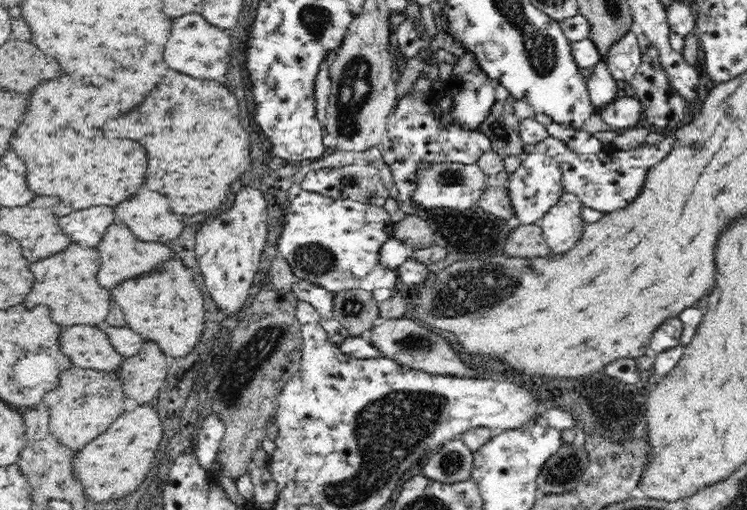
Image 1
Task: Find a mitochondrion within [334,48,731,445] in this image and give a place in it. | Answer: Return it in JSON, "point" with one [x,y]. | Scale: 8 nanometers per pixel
{"point":[476,287]}

